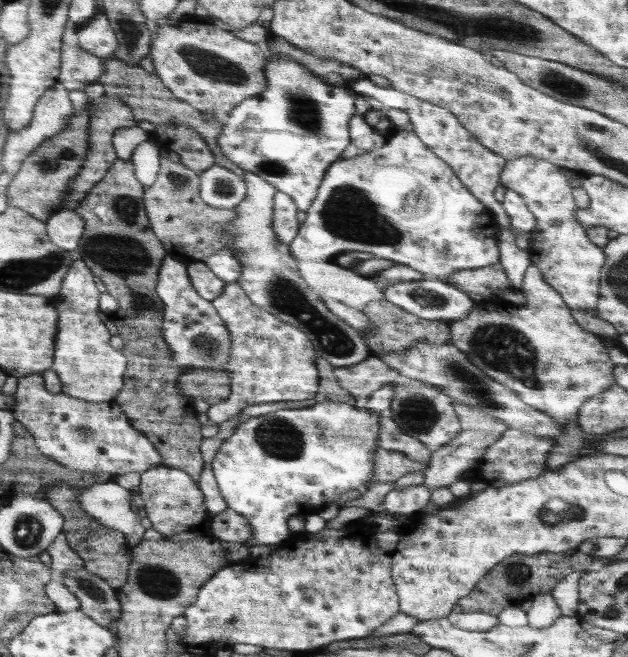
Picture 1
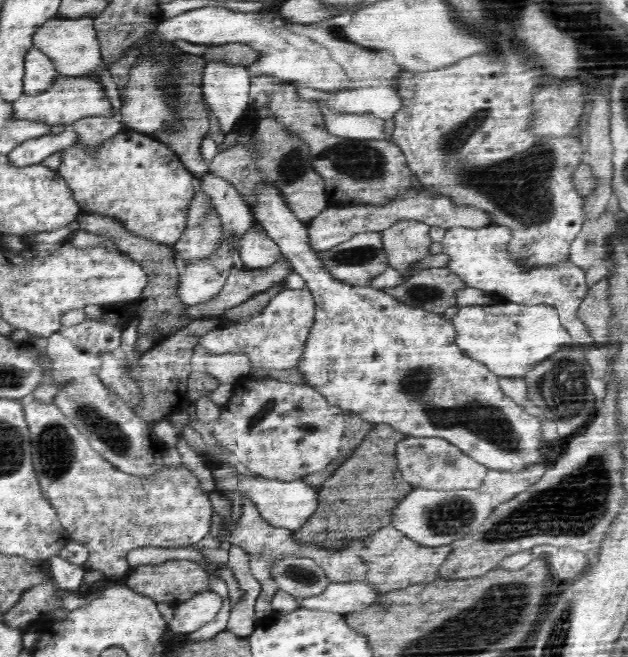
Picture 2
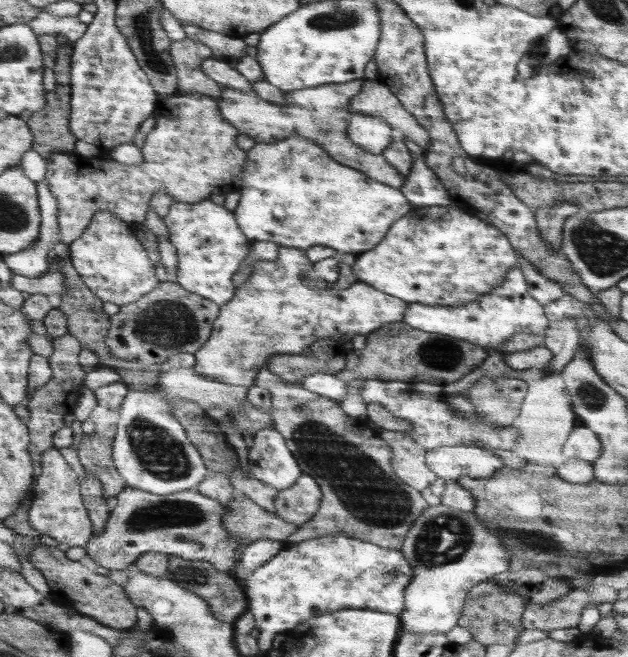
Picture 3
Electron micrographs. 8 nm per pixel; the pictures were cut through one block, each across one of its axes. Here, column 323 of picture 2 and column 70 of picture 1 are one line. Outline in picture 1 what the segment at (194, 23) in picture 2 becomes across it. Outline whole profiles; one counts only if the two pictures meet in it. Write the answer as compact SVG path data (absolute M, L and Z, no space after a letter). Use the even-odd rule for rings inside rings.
M78 44L76 46L64 45L63 70L60 72L60 84L71 91L83 89L88 84L97 82L98 77L102 75L102 71L106 69L104 68L104 59L108 59L108 57L98 58L78 46Z

